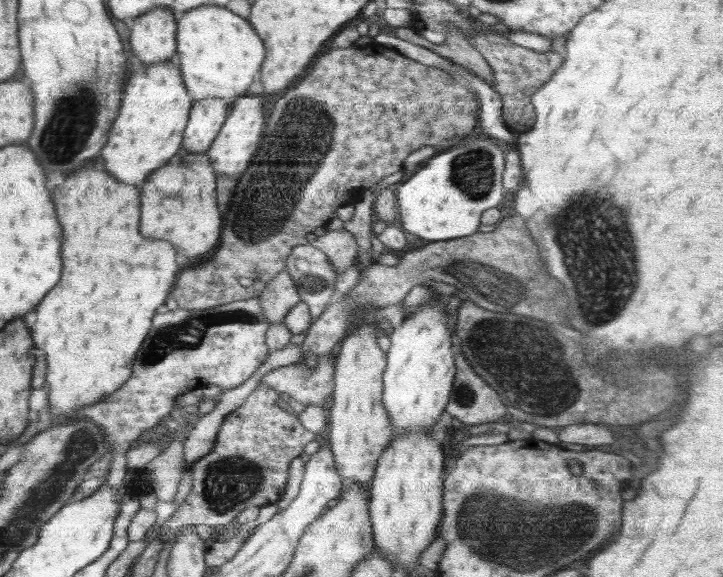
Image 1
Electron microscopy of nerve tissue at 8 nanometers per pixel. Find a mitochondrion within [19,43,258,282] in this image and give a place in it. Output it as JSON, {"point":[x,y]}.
{"point":[75,116]}

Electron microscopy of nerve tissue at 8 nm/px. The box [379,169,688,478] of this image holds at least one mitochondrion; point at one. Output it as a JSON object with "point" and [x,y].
{"point":[581,224]}

